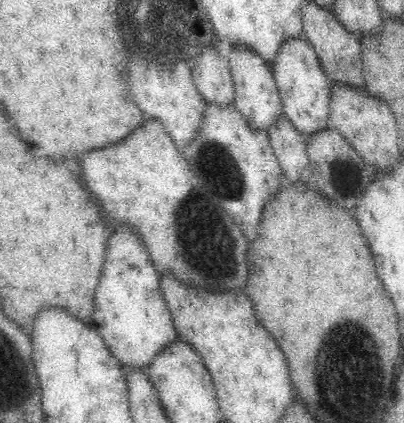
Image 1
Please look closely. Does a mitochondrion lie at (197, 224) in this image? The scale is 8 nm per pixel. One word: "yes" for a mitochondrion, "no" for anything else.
yes

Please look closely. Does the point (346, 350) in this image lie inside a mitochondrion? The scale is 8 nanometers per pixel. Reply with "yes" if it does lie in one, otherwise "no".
yes

